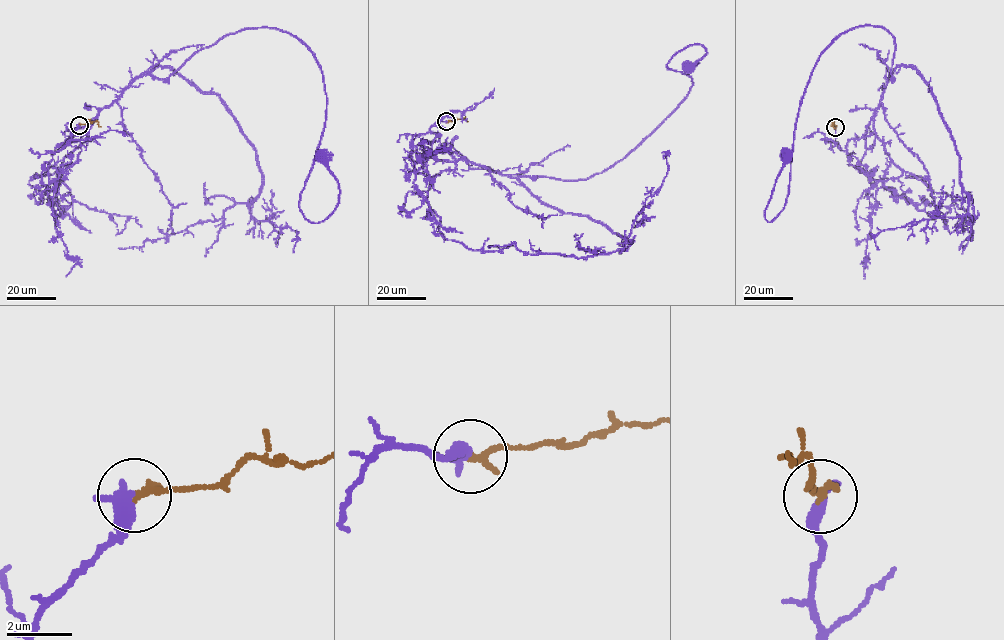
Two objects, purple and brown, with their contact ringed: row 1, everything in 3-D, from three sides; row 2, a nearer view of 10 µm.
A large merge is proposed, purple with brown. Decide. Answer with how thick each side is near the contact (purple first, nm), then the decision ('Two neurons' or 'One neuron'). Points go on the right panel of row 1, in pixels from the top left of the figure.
Thickness 480 nm (purple) against 220 nm. One neuron

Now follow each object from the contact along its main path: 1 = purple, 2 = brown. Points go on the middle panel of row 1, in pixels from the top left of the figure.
1: (446, 122), (430, 130), (456, 160), (582, 180), (685, 99), (692, 79), (666, 66), (700, 44), (688, 65)
2: (446, 122), (465, 117), (467, 122)

